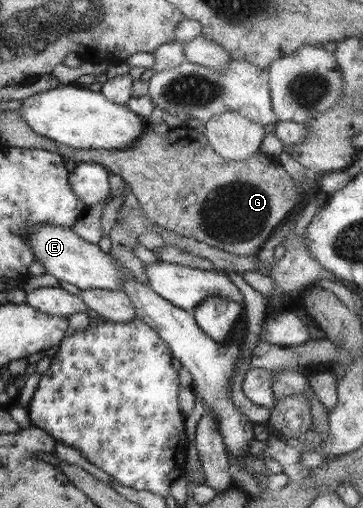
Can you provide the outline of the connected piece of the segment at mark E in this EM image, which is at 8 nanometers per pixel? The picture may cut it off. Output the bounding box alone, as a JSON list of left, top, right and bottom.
[25,224,125,290]

